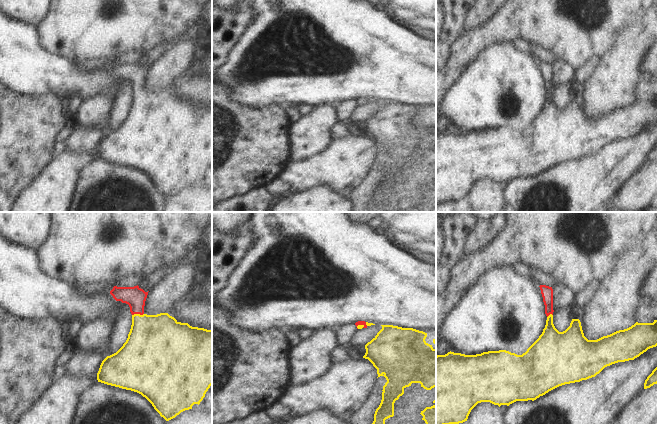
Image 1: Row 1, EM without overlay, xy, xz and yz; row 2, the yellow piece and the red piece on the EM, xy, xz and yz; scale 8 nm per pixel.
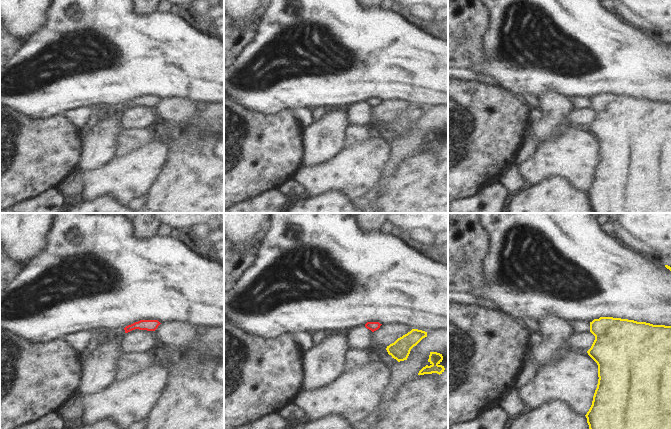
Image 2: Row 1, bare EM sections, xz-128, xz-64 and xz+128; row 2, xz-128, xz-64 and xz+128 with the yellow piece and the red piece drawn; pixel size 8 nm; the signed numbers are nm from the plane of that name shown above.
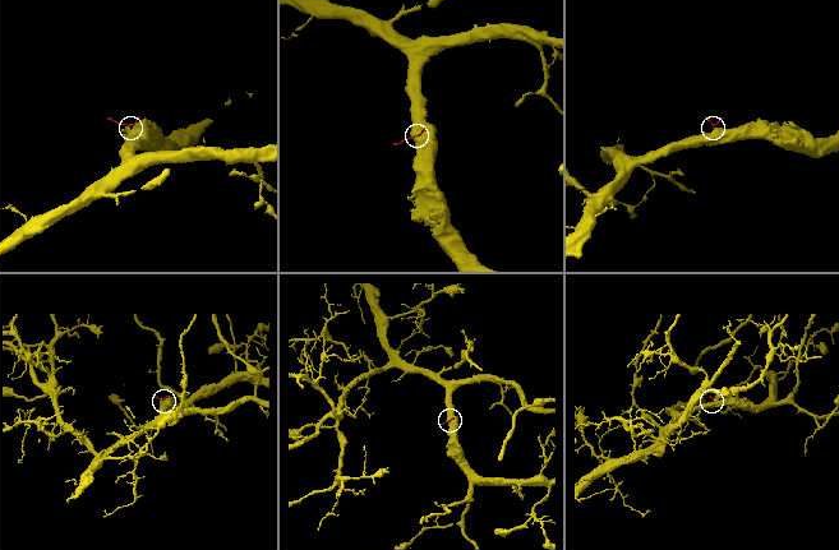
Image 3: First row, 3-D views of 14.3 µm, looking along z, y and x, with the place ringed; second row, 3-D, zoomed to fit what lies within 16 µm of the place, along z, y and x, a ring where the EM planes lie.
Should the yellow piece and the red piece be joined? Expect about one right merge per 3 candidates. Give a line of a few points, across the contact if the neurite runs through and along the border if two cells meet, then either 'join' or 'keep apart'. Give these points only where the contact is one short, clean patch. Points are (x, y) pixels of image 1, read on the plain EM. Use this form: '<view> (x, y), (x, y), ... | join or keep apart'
xy (154, 116), (148, 110), (137, 90), (135, 73) | join

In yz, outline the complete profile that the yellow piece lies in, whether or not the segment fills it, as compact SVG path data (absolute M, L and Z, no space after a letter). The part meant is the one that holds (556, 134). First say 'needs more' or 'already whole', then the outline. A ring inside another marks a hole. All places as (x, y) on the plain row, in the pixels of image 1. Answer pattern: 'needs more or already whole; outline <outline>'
needs more; outline M540 61L546 101L539 114L522 131L506 126L488 127L476 131L448 128L436 132L436 204L443 201L459 200L467 197L471 186L481 178L490 178L494 181L507 181L516 177L536 176L549 167L570 159L580 158L595 153L605 143L618 138L634 136L648 125L657 122L657 96L653 99L636 98L631 103L616 107L597 116L588 116L583 109L579 95L572 95L570 102L559 108L553 100L553 65Z

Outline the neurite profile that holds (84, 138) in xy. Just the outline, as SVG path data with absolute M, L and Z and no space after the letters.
M76 125L74 132L65 139L65 149L71 151L97 151L105 134L103 126L86 127Z

